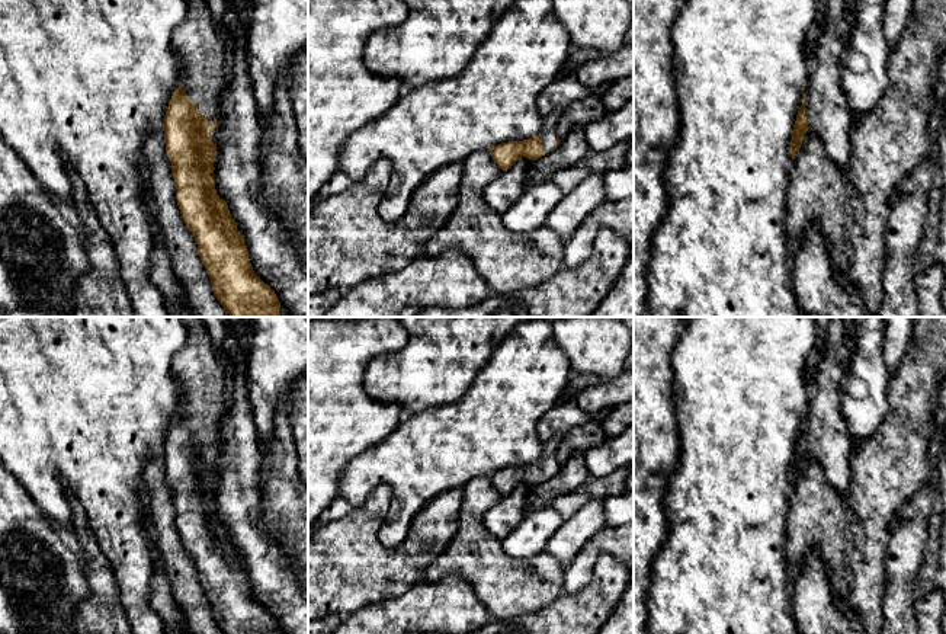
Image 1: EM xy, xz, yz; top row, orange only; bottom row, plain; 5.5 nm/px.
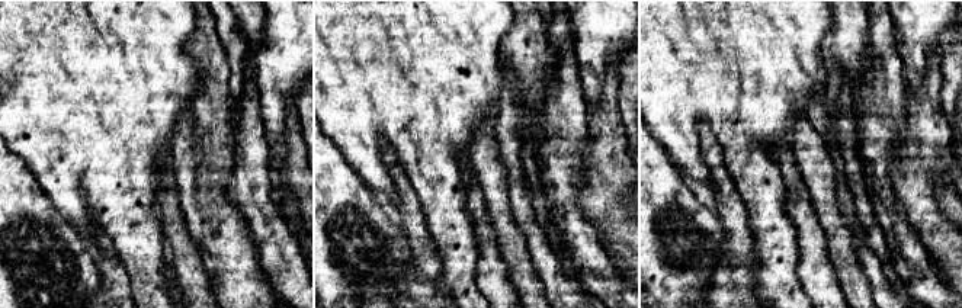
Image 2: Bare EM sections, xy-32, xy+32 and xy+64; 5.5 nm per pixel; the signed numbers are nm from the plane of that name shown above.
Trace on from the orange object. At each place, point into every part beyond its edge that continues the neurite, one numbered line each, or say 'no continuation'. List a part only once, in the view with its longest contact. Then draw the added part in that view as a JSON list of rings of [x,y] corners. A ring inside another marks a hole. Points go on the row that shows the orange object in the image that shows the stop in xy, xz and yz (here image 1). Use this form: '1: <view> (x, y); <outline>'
1: xy (198, 41); [[[186,0],[187,16],[173,32],[173,48],[185,63],[182,89],[208,121],[221,121],[219,96],[225,87],[224,41],[206,0]]]

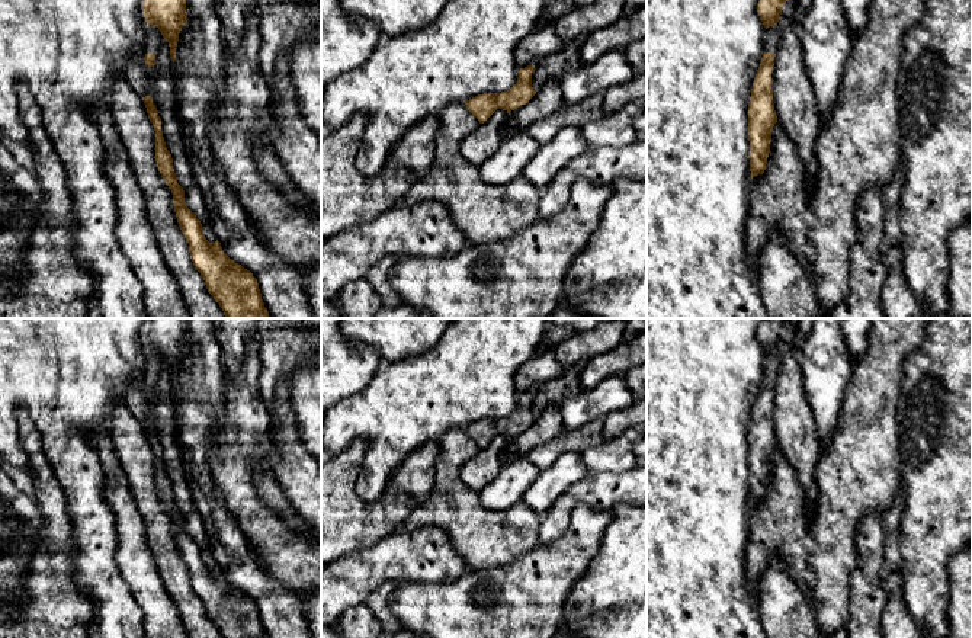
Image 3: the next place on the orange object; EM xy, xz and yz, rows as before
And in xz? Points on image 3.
no continuation

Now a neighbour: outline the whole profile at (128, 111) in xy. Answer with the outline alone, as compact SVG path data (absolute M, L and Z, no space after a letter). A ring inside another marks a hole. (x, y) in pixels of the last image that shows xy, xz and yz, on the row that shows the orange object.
M123 76L110 87L109 108L135 180L145 199L145 214L167 269L176 279L189 318L227 318L195 269L189 244L179 227L171 189L155 163L155 131L144 100Z

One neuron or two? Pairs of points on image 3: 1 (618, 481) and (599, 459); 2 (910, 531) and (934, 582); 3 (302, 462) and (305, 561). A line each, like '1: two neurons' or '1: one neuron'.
1: two neurons
2: one neuron
3: two neurons

